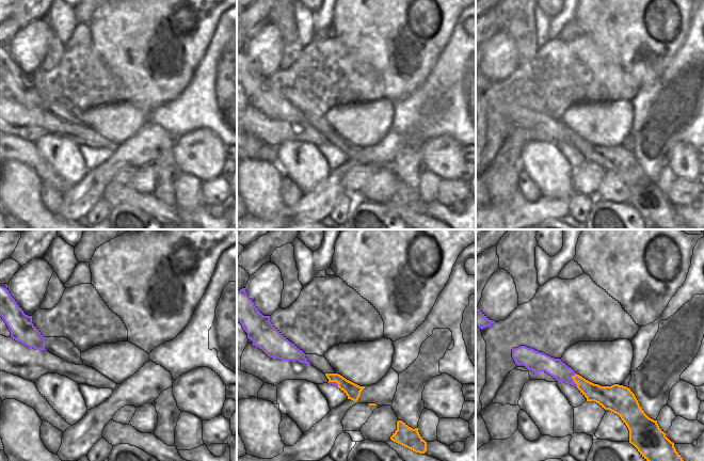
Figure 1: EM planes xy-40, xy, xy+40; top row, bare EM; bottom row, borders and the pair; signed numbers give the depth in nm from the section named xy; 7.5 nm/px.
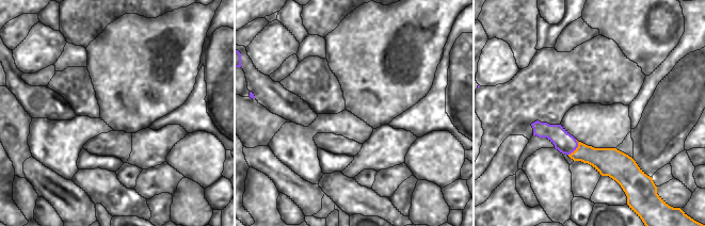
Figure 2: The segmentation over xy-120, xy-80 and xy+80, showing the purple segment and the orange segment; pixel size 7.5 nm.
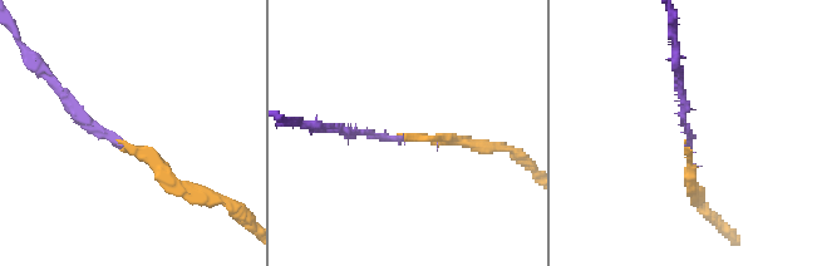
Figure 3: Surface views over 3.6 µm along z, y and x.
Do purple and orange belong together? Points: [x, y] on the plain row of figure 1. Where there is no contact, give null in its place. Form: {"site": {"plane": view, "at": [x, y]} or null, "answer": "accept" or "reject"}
{"site": {"plane": "xy+40", "at": [573, 141]}, "answer": "reject"}

